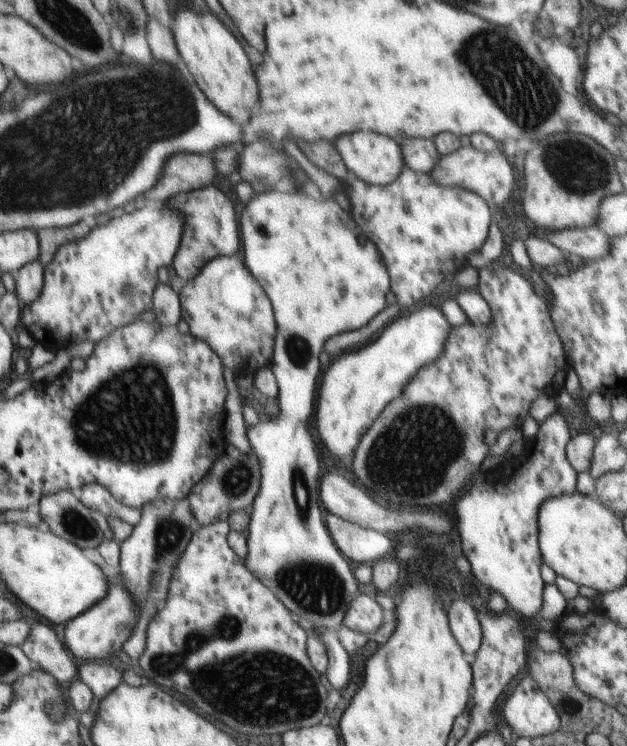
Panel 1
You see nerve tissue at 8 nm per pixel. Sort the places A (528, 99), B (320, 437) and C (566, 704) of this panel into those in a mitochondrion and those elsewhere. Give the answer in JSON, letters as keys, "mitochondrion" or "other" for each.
{"A":"mitochondrion","B":"other","C":"mitochondrion"}

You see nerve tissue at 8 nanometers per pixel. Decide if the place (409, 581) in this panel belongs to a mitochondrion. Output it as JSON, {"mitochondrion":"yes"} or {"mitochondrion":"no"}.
{"mitochondrion":"no"}

